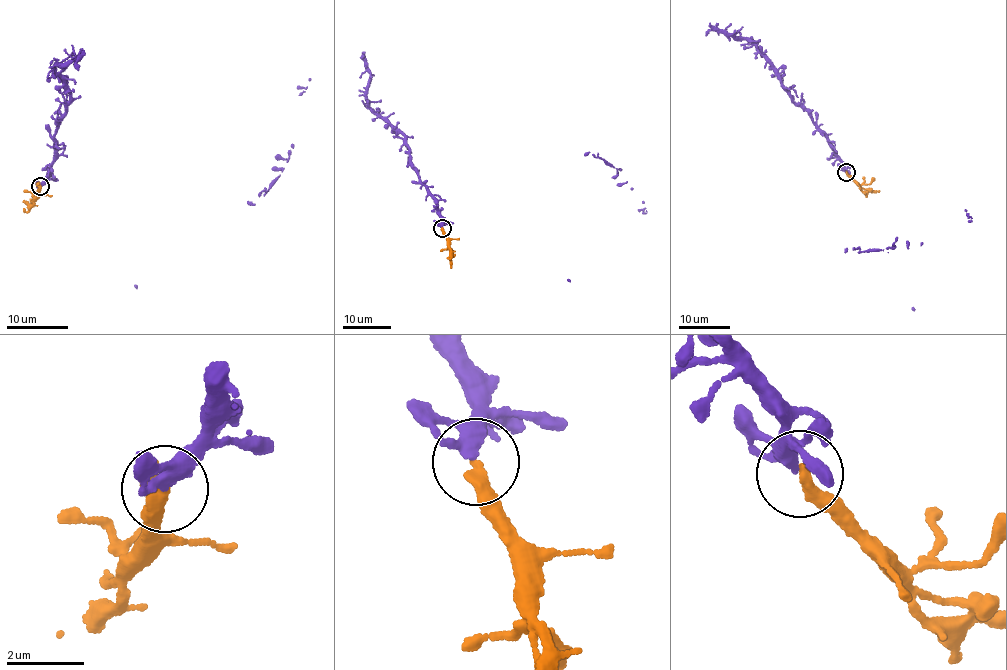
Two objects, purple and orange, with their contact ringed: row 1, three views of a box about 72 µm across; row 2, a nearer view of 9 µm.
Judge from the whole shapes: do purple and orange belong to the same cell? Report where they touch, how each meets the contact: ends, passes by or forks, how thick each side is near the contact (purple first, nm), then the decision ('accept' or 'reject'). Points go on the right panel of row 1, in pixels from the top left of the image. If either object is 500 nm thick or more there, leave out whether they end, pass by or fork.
at (846, 172); purple forks there; orange ends there; 240 nm thick on the purple side, 320 nm on the other; accept

